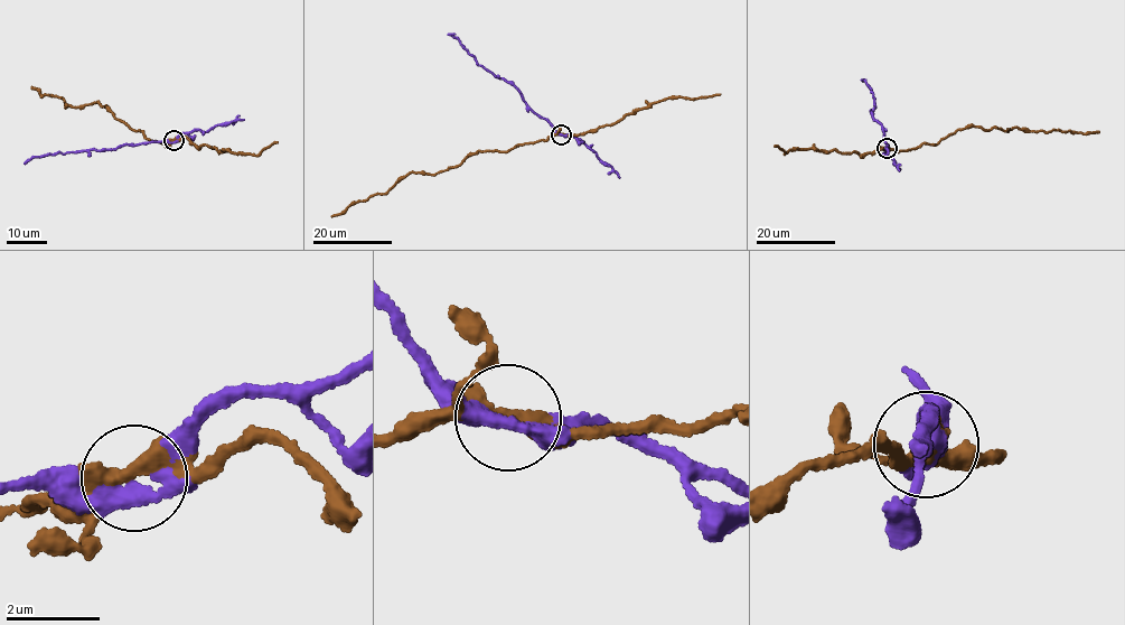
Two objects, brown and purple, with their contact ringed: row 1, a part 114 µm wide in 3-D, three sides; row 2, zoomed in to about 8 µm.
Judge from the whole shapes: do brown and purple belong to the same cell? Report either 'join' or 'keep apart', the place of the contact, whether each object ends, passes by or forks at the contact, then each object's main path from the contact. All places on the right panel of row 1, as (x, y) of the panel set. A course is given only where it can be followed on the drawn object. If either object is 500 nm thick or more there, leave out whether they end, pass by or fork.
keep apart; at (887, 148); brown forks there; purple forks there; brown runs (886, 148), (898, 151), (937, 145), (955, 131), (978, 127), (1099, 132); purple runs (886, 148), (883, 131), (872, 114), (874, 99), (865, 80), (863, 82)

